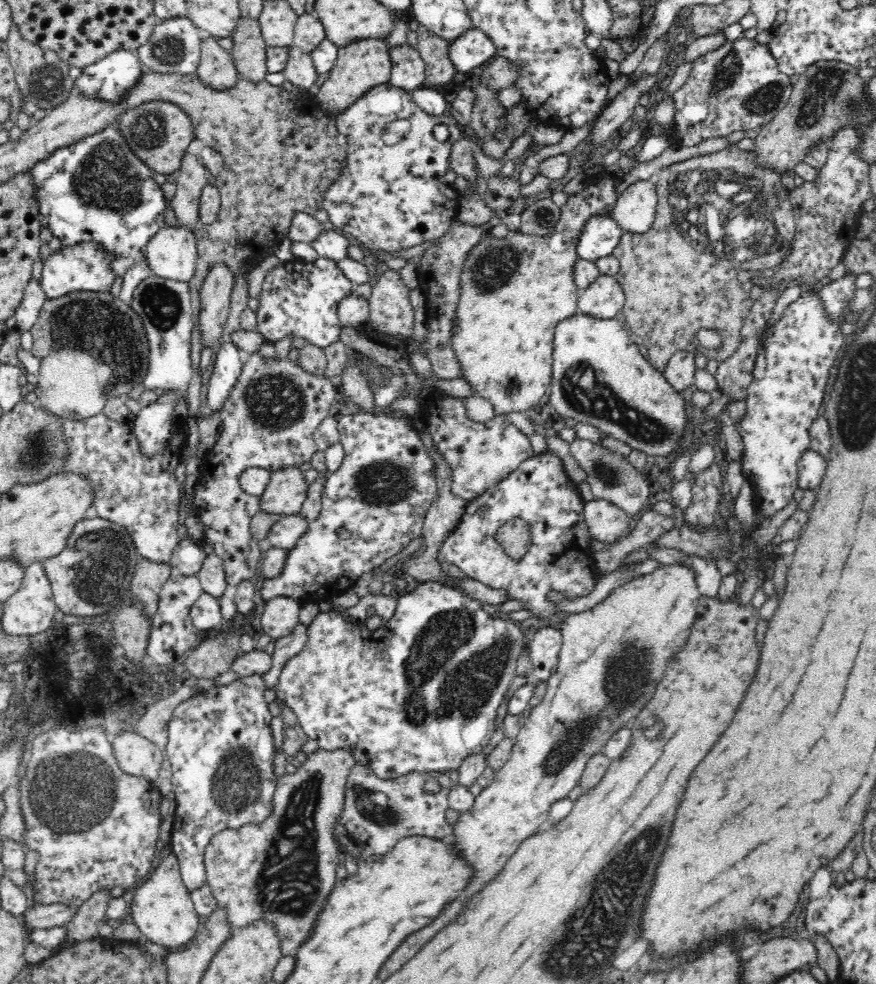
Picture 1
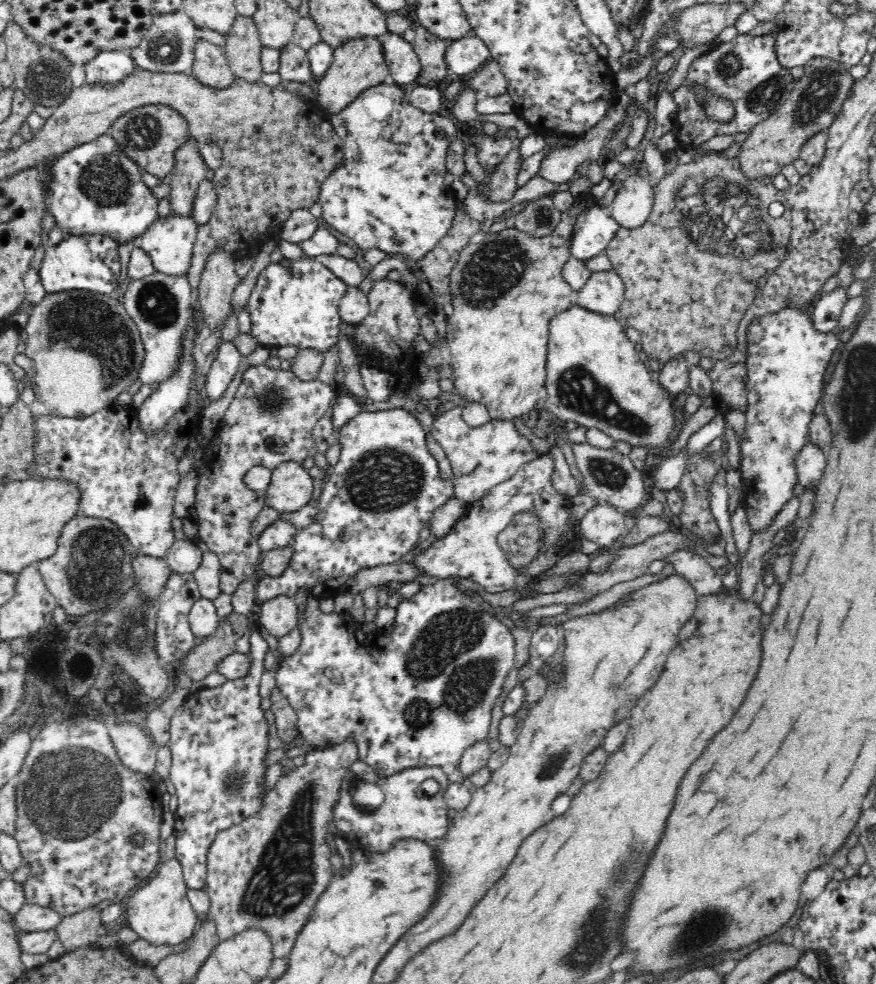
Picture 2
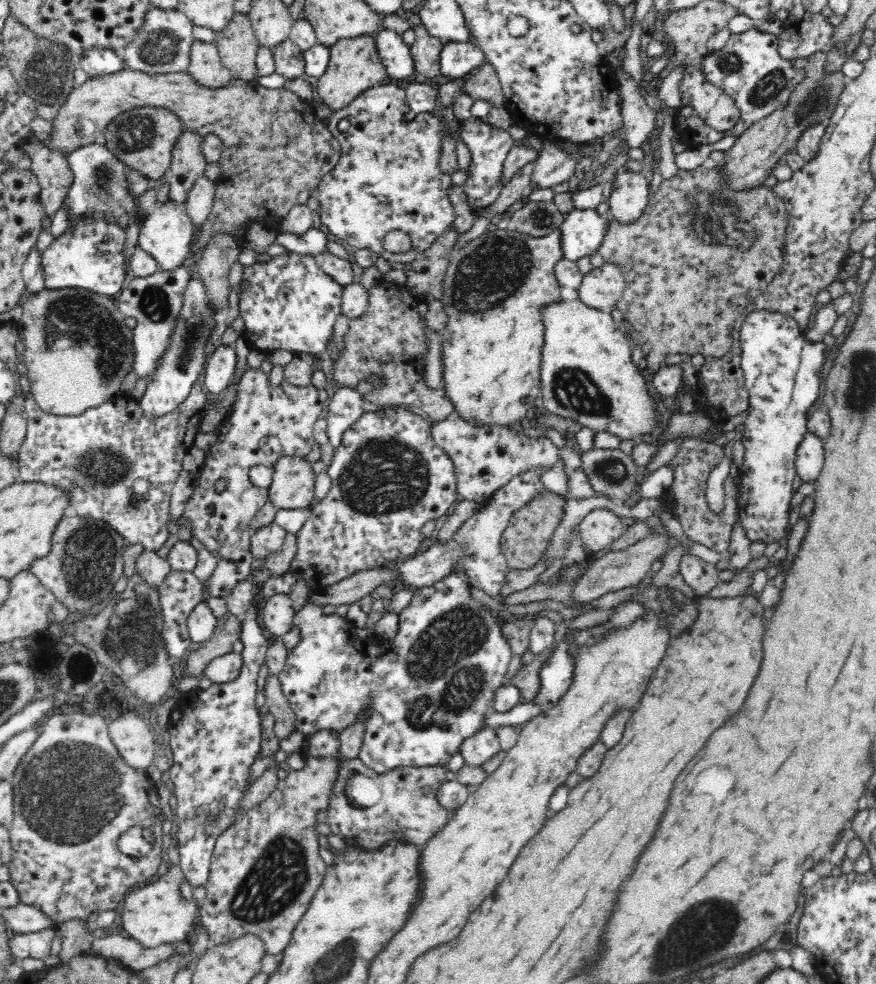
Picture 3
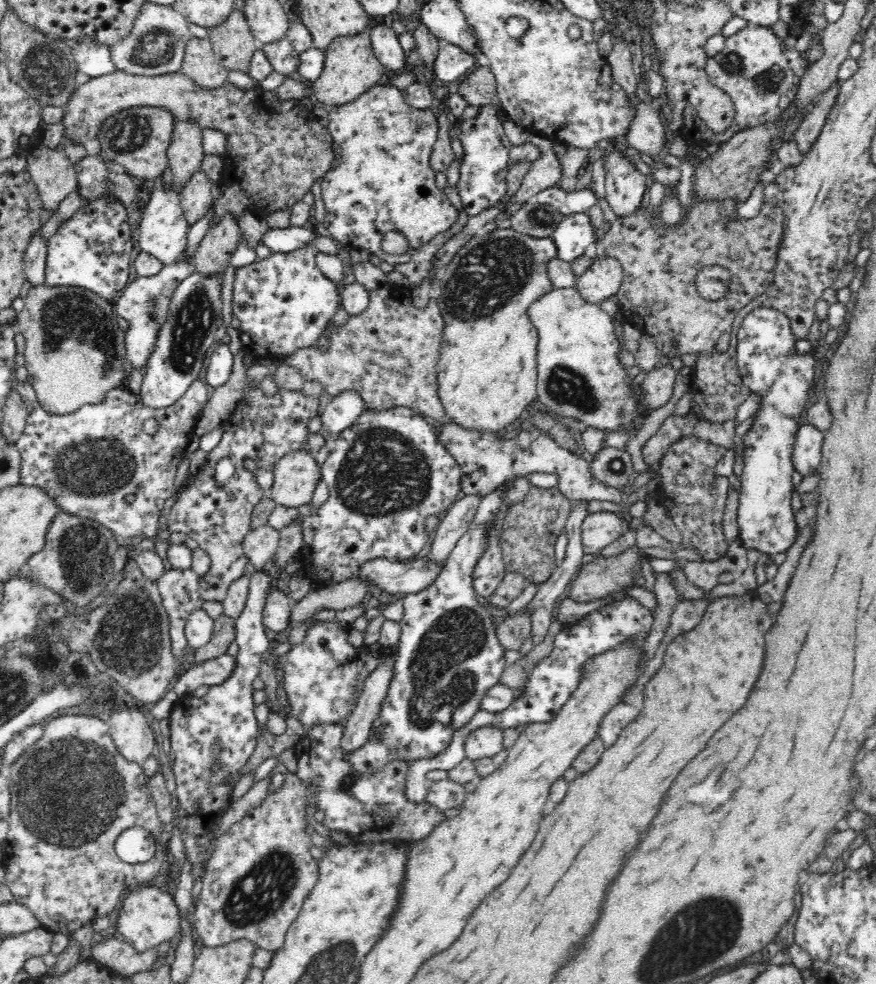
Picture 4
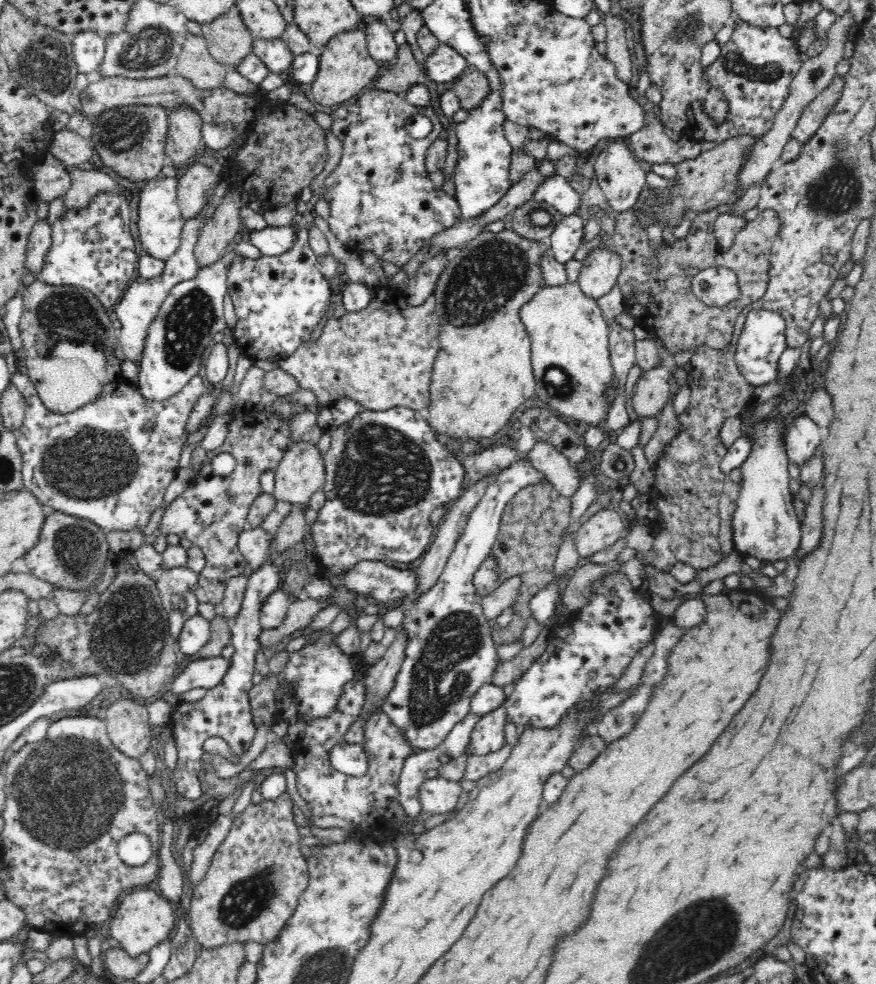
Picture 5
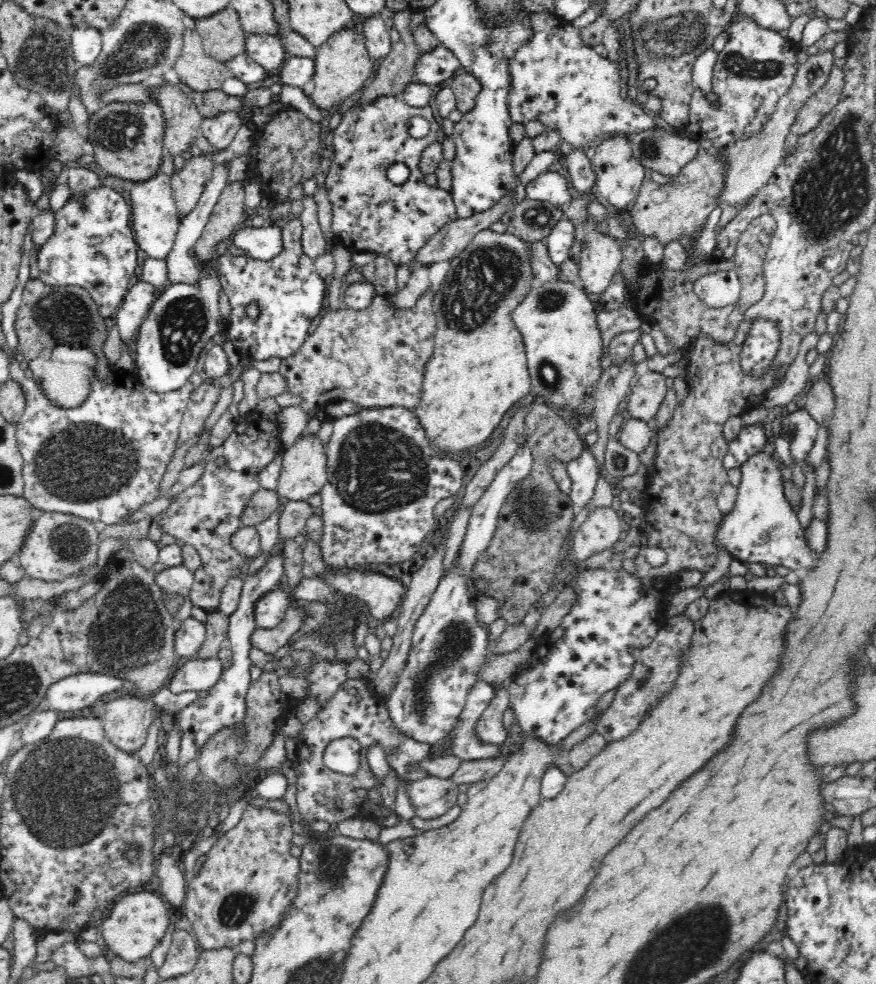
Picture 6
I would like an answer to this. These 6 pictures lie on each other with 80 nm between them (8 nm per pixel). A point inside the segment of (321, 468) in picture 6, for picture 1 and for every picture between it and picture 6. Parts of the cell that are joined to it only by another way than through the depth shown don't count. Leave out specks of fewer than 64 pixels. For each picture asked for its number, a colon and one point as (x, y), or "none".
1: (287, 490)
2: (291, 487)
3: (292, 488)
4: (296, 475)
5: (301, 472)

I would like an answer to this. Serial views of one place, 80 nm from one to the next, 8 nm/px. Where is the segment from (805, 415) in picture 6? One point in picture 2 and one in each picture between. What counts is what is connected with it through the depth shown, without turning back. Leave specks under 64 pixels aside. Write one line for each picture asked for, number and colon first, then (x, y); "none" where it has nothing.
2: (810, 463)
3: (809, 458)
4: (806, 454)
5: (802, 437)

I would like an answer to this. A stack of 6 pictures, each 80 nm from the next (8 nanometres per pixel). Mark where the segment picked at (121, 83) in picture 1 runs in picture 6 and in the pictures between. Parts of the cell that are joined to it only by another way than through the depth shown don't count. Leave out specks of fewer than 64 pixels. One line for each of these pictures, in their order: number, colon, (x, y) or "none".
2: (108, 67)
3: (96, 61)
4: (91, 57)
5: (88, 47)
6: (86, 43)

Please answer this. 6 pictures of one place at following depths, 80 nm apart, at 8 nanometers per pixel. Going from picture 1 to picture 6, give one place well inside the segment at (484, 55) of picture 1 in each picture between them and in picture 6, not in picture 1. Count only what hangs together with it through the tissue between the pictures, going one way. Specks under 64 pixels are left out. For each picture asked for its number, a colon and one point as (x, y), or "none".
2: (463, 56)
3: (457, 59)
4: (451, 64)
5: (445, 64)
6: (434, 67)

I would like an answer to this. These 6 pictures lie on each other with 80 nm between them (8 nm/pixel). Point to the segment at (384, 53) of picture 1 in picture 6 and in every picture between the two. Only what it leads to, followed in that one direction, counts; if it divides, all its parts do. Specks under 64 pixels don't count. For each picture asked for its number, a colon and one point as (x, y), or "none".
2: (358, 64)
3: (354, 66)
4: (350, 69)
5: (345, 68)
6: (342, 67)

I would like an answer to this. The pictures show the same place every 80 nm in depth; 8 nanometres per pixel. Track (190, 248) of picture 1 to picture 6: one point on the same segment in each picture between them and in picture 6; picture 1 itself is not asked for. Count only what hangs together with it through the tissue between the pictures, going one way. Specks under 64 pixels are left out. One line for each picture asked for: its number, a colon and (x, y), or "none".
2: (169, 240)
3: (166, 233)
4: (163, 228)
5: (160, 221)
6: (155, 218)

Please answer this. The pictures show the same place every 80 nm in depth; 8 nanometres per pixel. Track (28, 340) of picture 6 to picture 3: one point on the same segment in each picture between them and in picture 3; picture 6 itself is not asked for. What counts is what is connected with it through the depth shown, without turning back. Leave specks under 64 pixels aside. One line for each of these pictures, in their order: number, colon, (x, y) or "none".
3: (78, 350)
4: (74, 352)
5: (70, 341)

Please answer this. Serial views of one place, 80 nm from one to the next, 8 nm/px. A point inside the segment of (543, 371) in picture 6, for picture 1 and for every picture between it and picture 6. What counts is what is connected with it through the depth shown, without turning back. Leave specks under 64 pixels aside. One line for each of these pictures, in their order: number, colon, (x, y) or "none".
1: (599, 377)
2: (593, 376)
3: (586, 372)
4: (579, 376)
5: (569, 353)

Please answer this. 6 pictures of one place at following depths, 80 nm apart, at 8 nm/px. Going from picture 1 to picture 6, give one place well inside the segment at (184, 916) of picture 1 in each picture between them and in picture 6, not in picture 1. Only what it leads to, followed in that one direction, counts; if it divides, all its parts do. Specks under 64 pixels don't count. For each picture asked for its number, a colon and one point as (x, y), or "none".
2: (160, 912)
3: (156, 914)
4: (149, 916)
5: (143, 919)
6: (138, 922)

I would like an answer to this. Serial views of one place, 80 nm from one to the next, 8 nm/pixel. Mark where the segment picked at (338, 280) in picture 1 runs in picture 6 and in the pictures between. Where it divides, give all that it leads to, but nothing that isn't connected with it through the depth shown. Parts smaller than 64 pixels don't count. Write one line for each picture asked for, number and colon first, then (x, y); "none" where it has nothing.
2: (295, 302)
3: (289, 303)
4: (284, 303)
5: (279, 300)
6: (289, 289)

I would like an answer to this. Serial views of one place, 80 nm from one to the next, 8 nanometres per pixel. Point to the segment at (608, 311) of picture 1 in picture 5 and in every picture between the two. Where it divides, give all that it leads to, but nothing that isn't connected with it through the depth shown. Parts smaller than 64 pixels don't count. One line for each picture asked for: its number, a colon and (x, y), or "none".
2: (604, 292)
3: (602, 287)
4: (601, 279)
5: (601, 267)

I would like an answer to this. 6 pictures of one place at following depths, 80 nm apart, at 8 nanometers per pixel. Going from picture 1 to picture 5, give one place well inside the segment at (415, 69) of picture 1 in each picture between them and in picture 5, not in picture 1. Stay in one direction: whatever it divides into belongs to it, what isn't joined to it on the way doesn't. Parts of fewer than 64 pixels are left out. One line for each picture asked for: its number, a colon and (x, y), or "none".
2: (403, 63)
3: (394, 54)
4: (384, 42)
5: (380, 40)

